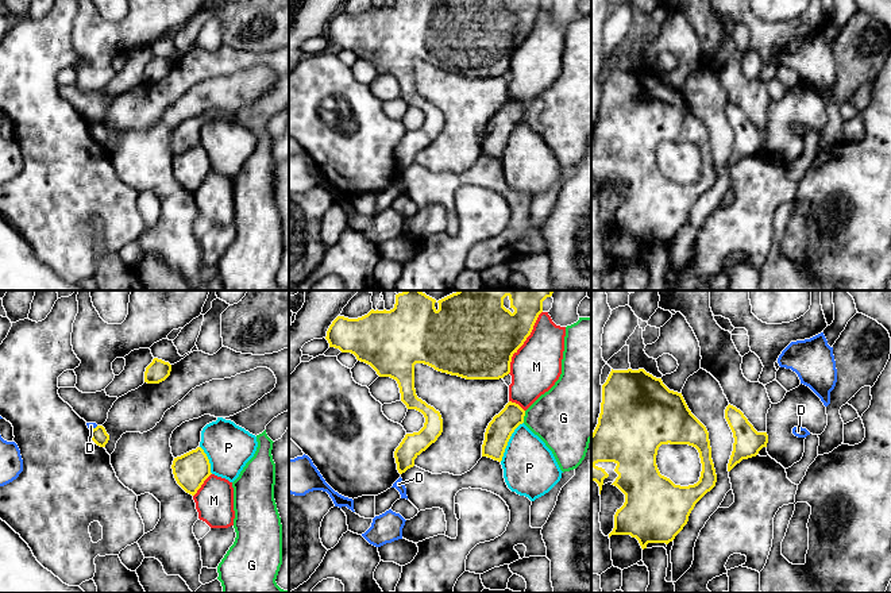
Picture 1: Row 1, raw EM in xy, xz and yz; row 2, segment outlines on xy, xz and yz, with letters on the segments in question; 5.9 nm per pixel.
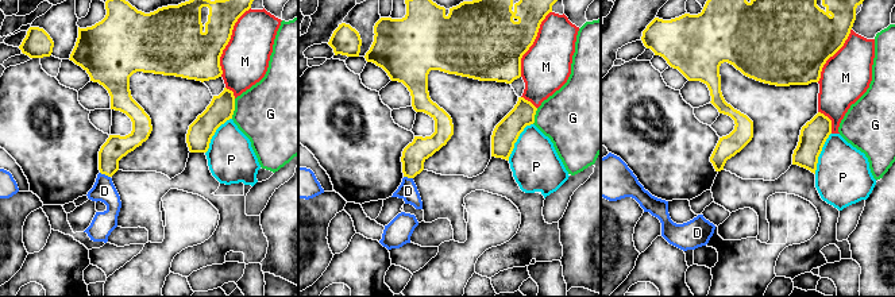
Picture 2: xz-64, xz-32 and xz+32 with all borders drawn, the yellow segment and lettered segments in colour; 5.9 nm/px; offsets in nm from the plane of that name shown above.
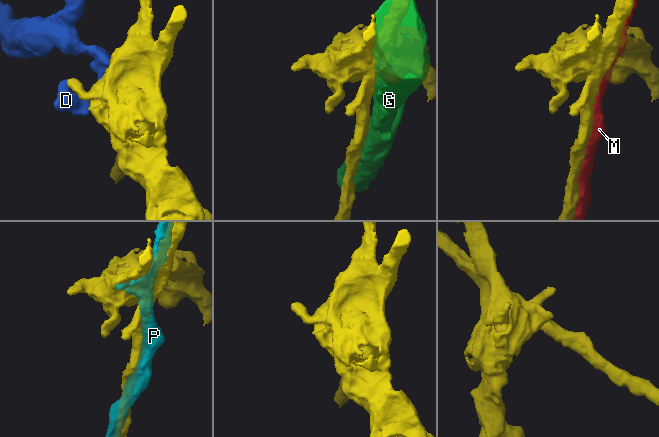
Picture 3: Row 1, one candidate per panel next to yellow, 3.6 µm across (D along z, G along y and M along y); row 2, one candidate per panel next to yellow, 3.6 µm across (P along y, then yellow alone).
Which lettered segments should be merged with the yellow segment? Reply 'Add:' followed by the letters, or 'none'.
Add: none

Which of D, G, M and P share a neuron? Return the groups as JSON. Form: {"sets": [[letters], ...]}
{"sets": [["D"], ["G"], ["M"], ["P"]]}

